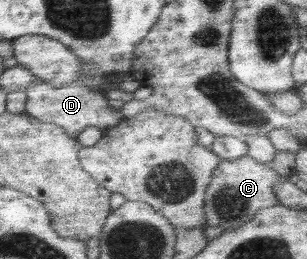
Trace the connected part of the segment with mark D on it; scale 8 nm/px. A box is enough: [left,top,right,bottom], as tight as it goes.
[24,82,125,139]

